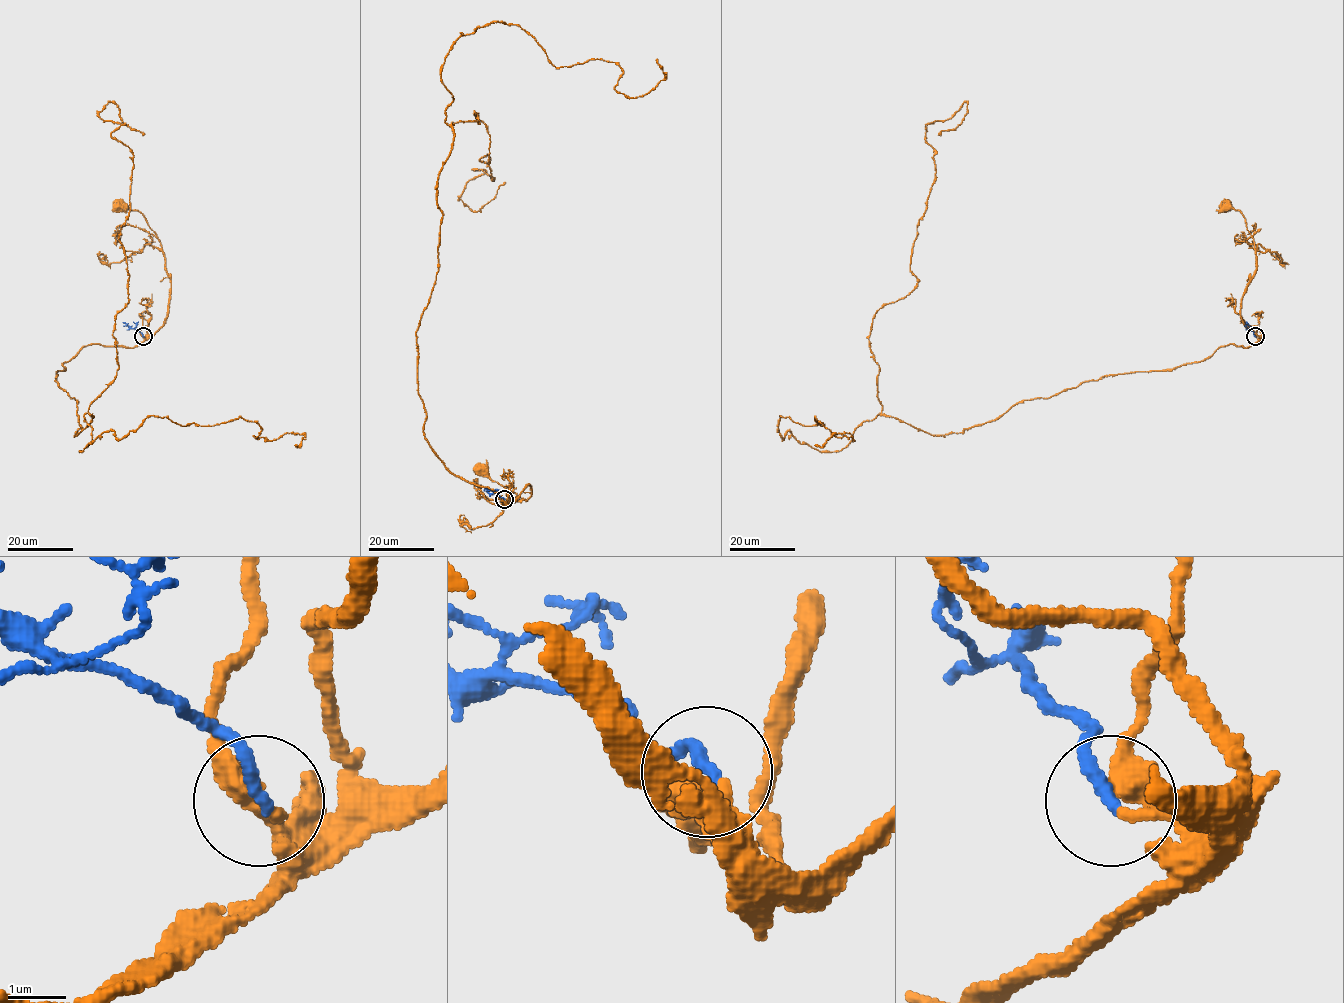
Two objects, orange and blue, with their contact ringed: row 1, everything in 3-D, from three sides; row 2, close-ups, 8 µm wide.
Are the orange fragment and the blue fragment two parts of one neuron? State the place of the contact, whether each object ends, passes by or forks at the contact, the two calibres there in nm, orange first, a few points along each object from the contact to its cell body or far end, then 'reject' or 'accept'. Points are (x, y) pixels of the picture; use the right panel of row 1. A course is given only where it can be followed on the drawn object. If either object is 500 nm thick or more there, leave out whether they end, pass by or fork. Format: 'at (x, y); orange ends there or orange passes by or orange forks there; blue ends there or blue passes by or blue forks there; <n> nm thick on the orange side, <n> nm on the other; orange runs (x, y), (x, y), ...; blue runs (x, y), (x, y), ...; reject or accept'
at (1255, 336); orange passes by; blue ends there; 360 nm thick on the orange side, 240 nm on the other; orange runs (1255, 336), (1260, 338), (1241, 316), (1241, 299), (1256, 268), (1254, 240), (1245, 217), (1228, 202), (1226, 206); blue runs (1255, 336), (1246, 322); accept

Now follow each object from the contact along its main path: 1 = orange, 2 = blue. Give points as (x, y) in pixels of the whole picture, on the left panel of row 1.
1: (143, 336), (150, 338), (167, 316), (170, 277), (160, 240), (145, 217), (121, 202), (121, 206)
2: (143, 336), (122, 322)

